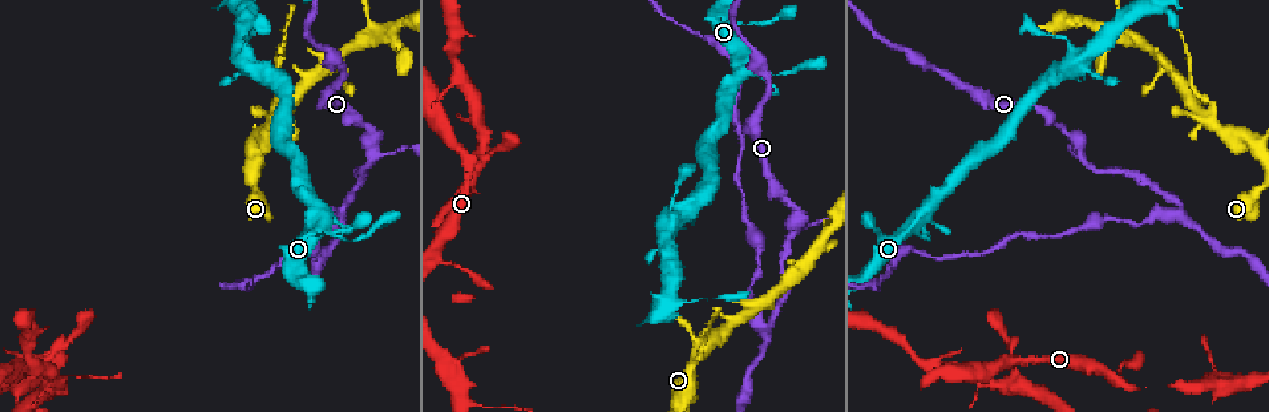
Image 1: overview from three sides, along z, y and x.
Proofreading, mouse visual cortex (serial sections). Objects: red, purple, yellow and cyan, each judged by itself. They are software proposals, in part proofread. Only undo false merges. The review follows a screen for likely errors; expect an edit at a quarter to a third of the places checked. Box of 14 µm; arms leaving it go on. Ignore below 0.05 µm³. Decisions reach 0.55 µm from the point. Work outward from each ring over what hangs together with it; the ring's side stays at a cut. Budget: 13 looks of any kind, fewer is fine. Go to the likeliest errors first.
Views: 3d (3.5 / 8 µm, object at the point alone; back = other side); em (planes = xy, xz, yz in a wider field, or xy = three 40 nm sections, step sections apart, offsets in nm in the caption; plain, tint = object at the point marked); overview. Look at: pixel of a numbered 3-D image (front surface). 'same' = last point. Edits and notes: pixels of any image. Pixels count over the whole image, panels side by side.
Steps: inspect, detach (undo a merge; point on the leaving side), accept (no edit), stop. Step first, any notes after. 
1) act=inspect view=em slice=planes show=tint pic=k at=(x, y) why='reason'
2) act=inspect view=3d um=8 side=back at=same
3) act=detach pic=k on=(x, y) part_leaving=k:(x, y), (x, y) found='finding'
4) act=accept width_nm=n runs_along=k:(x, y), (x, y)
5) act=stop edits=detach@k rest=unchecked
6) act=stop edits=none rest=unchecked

act=inspect view=3d um=3.5 pic=1 at=(707, 350) why='three arms meet'

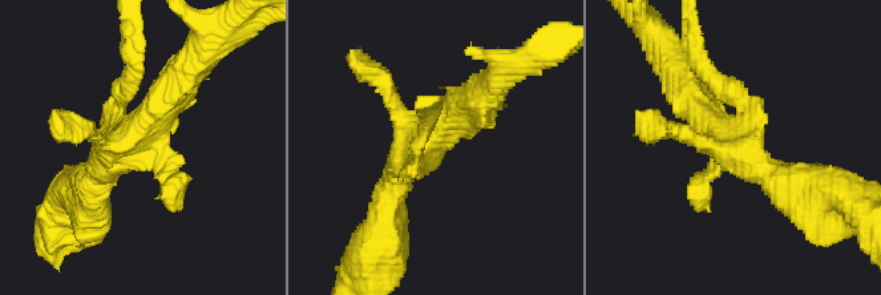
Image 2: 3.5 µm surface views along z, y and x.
act=inspect view=em slice=planes show=tint pic=2 at=(122, 151)

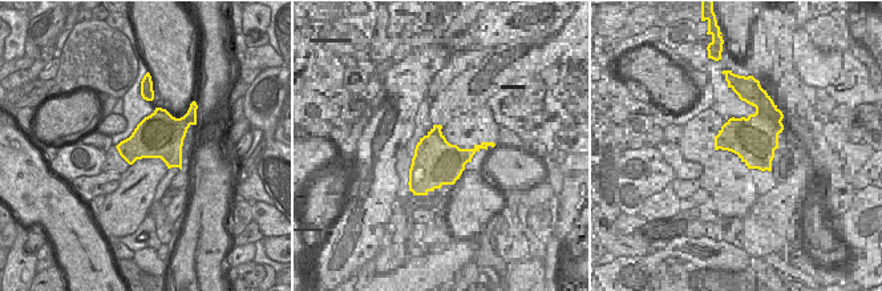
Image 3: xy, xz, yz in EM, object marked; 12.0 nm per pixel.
act=detach pic=2 on=(133, 81) part_leaving=2:(117, 104), (126, 35) found='two cells meet here'

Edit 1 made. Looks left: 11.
act=inspect view=3d um=8 pic=1 at=(1084, 155) why='branch point'

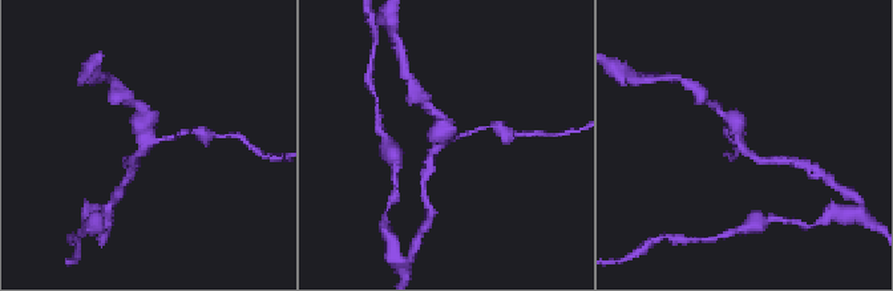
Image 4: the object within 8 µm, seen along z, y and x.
act=inspect view=em slice=xy step=1 show=tint pic=4 at=(741, 142) arms=3 arm_widths_nm=150,200,300

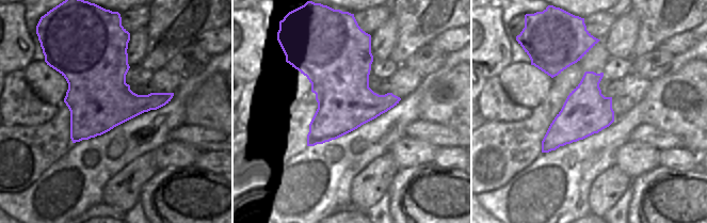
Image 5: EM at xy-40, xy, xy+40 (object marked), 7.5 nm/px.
act=accept found='all the same cell'

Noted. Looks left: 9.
act=inspect view=3d um=3.5 pic=1 at=(1178, 210) why='side arm on a straight run'

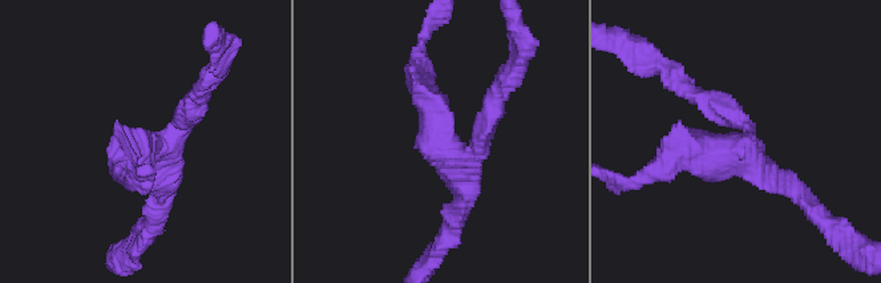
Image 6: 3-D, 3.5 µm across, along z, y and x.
act=inspect view=em slice=xy step=5 show=tint pic=6 at=(745, 146) arms=3 arm_widths_nm=250,250,350 why='shape alone is not enough'

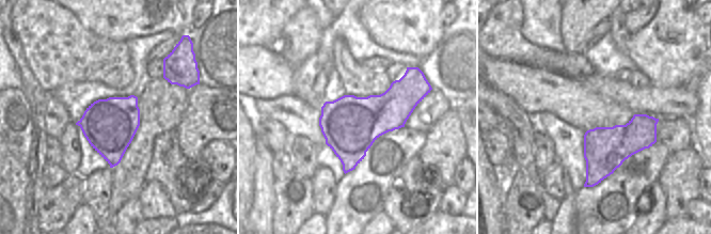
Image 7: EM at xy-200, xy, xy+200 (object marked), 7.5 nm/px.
act=accept runs_along=6:(197, 96), (161, 145), (120, 153) found='continuous, no second cell'

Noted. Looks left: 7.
act=inspect view=3d um=3.5 side=back pic=1 at=(1017, 359) why='four arms meet'

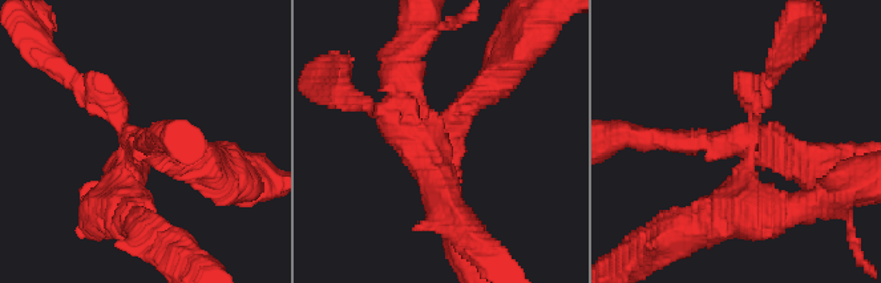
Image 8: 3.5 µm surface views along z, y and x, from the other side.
act=inspect view=em slice=xy step=5 show=tint pic=8 at=(740, 138) arms=4 arm_widths_nm=200,200,300,350

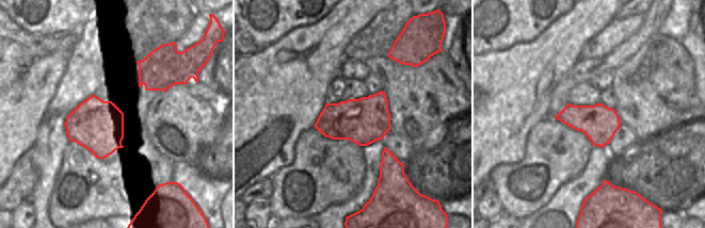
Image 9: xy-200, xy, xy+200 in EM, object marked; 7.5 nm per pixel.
act=accept runs_along=8:(654, 140), (742, 140), (763, 209) found='continuous, no second cell'

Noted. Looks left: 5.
act=inspect view=3d um=3.5 pic=1 at=(916, 231) why='thin arm on a thick one'

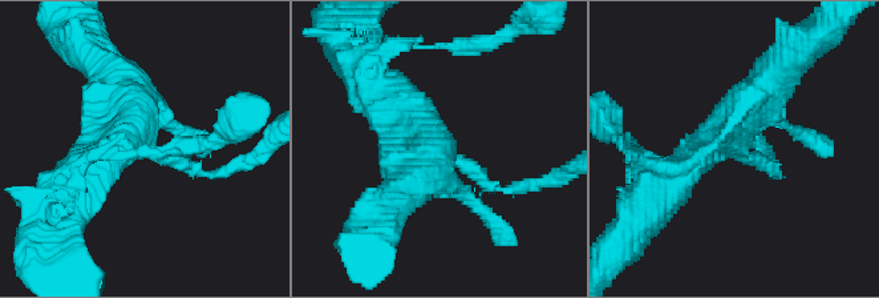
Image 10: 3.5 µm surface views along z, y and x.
act=inspect view=em slice=xy step=5 show=tint pic=10 at=(150, 146)

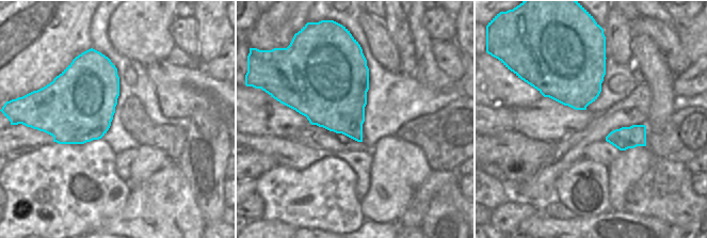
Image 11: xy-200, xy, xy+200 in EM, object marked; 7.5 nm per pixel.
act=accept runs_along=10:(696, 157), (807, 43) found='all the same cell'

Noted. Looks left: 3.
act=stop edits=detach@2 rest=unchecked

